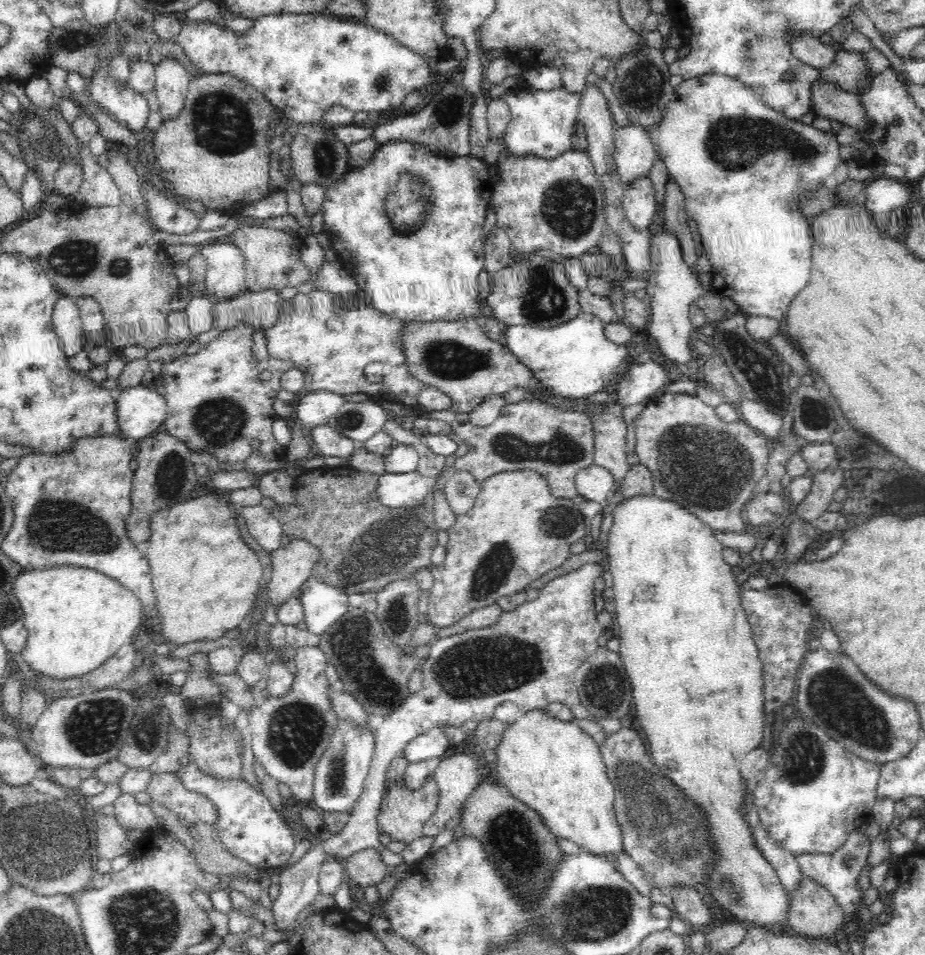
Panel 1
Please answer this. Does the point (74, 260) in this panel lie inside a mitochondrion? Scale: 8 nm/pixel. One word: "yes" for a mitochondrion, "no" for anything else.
yes

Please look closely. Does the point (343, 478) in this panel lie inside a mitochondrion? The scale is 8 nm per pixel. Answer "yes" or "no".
no

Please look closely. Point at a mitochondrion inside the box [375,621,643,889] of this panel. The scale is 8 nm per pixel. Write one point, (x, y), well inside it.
(479, 668)

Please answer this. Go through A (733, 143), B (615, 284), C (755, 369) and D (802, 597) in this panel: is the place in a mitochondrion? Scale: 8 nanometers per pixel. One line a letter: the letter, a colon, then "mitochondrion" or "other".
A: mitochondrion
B: other
C: mitochondrion
D: other

